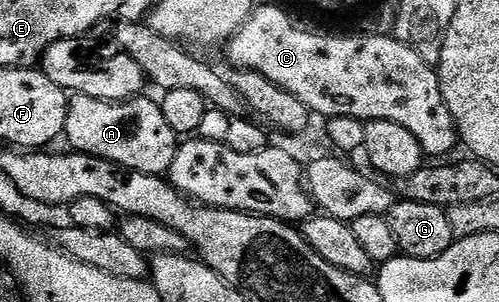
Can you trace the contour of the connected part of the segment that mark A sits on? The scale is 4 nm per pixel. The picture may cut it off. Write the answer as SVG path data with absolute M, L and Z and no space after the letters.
M72 95L64 135L73 152L93 155L127 167L129 171L163 176L176 157L178 137L154 98L137 97L124 103L107 103L94 97Z

